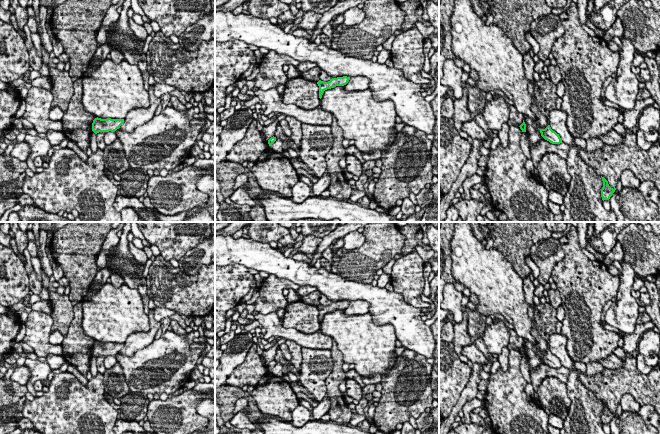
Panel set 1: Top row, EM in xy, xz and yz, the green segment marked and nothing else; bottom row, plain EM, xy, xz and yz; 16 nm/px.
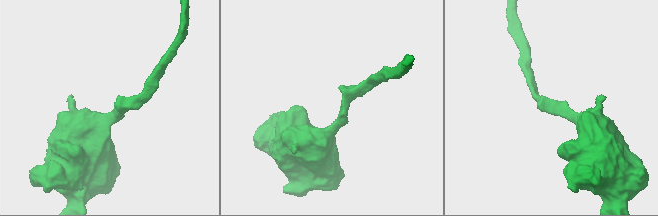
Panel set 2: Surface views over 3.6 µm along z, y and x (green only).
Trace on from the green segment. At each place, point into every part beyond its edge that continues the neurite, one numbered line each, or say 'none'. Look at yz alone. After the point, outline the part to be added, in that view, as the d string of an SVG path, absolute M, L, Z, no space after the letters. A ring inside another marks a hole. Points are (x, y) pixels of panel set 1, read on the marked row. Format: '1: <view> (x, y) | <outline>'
none

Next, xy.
none

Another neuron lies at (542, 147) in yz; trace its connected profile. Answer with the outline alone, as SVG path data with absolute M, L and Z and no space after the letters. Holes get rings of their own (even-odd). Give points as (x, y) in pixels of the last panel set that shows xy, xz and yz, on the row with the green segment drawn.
M541 140L530 148L531 160L534 165L534 175L538 176L538 164L542 156L548 152L554 152L560 157L567 159L570 146L564 142L560 144L552 144L547 140Z

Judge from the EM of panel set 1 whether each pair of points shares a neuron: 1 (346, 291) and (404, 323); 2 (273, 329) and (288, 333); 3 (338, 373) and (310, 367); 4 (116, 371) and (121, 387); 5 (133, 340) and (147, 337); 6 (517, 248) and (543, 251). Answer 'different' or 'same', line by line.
1: same
2: same
3: different
4: same
5: same
6: different

